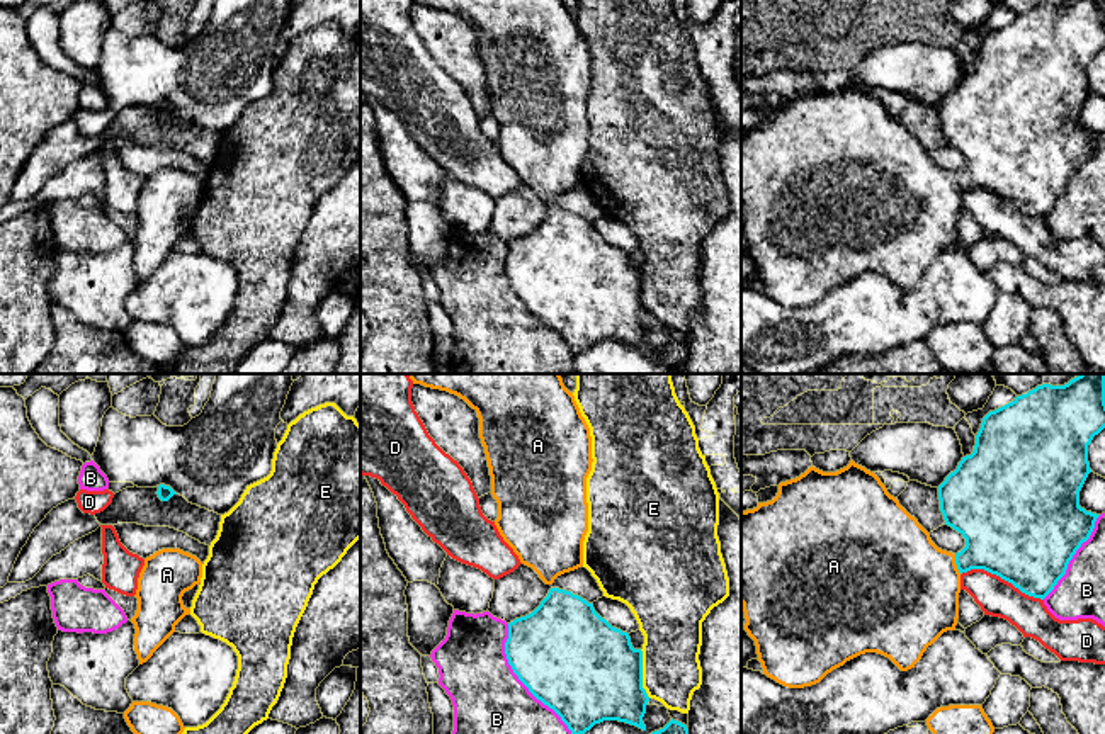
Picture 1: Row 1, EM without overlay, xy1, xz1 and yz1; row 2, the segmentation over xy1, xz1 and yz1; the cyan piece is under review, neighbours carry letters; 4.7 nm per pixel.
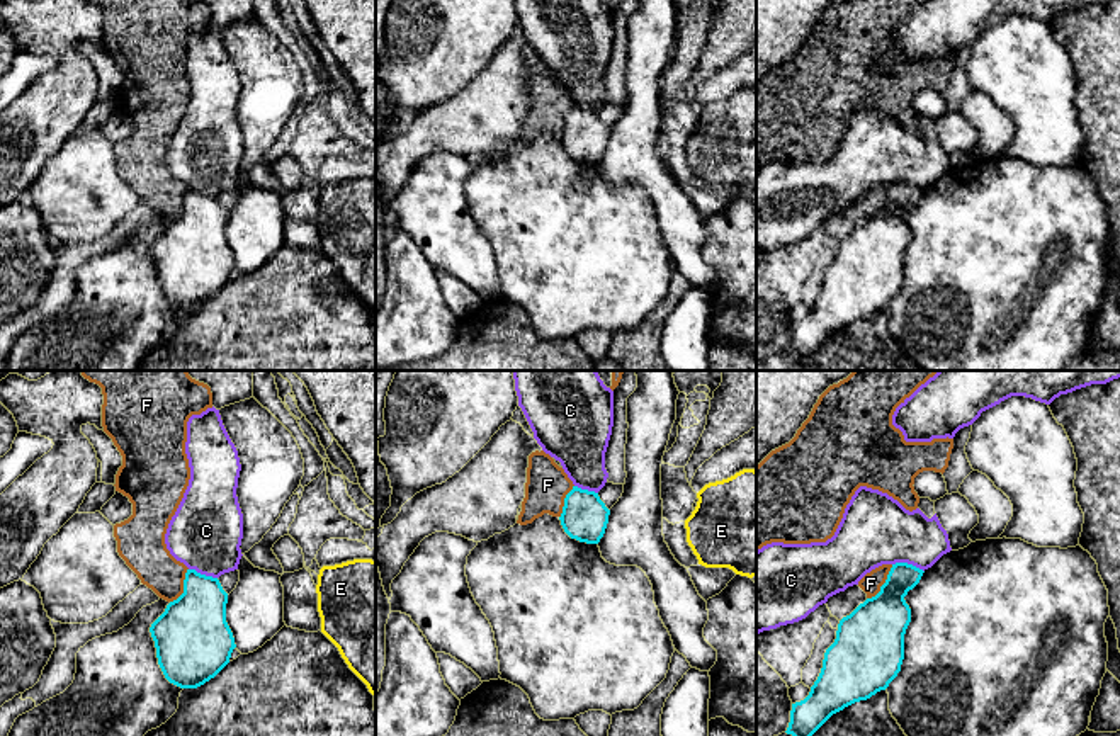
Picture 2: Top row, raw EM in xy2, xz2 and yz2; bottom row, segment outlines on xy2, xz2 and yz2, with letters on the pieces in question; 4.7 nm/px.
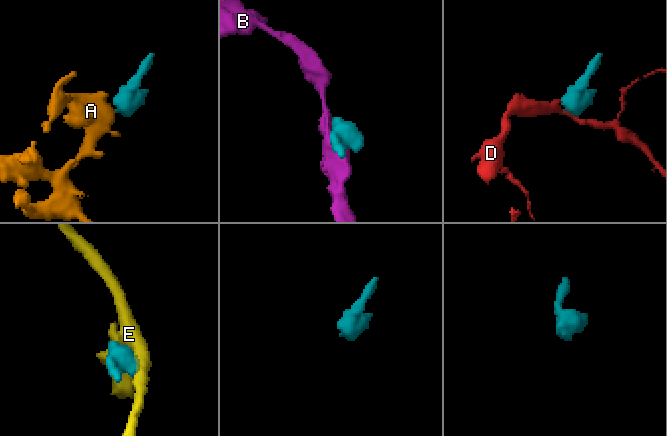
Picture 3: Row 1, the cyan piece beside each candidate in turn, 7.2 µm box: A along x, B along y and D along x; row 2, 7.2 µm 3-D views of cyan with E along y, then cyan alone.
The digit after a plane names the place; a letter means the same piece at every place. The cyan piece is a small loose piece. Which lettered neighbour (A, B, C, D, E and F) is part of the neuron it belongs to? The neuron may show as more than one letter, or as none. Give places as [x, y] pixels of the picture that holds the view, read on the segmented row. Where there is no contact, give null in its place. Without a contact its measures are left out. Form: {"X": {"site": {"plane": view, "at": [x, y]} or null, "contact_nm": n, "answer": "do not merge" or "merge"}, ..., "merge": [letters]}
{"A": {"site": {"plane": "yz1", "at": [956, 563]}, "contact_nm": 100, "answer": "merge"}, "B": {"site": {"plane": "xz1", "at": [519, 678]}, "contact_nm": 600, "answer": "do not merge"}, "C": {"site": {"plane": "yz2", "at": [906, 563]}, "contact_nm": 160, "answer": "do not merge"}, "D": {"site": {"plane": "yz1", "at": [1002, 578]}, "contact_nm": 420, "answer": "do not merge"}, "E": {"site": {"plane": "xz1", "at": [641, 673]}, "contact_nm": 240, "answer": "do not merge"}, "F": {"site": {"plane": "yz2", "at": [884, 583]}, "contact_nm": 200, "answer": "do not merge"}, "merge": ["A"]}

